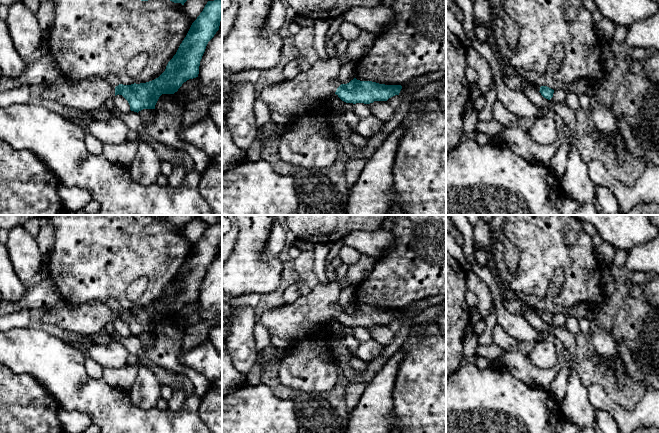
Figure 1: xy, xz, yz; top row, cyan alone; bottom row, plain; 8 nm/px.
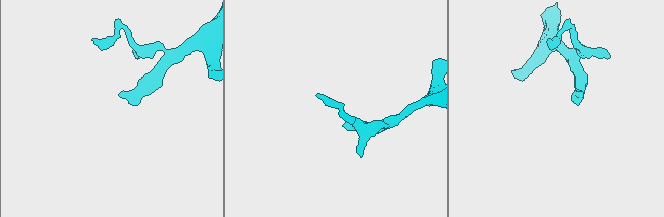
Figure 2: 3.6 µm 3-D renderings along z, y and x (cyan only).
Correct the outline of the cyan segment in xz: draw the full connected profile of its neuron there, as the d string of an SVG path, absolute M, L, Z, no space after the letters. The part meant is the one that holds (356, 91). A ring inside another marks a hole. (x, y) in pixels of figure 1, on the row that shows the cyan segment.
M337 56L318 59L309 70L300 72L294 79L265 86L258 93L258 98L267 104L271 121L274 124L289 125L295 123L301 116L310 113L333 94L346 103L370 104L374 101L387 101L389 98L399 95L402 89L401 85L385 85L372 81L360 81L356 78L347 84L341 84L338 79L340 68L340 58Z

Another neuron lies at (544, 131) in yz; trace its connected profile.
M552 115L536 118L527 132L532 140L545 146L557 143L558 130Z

